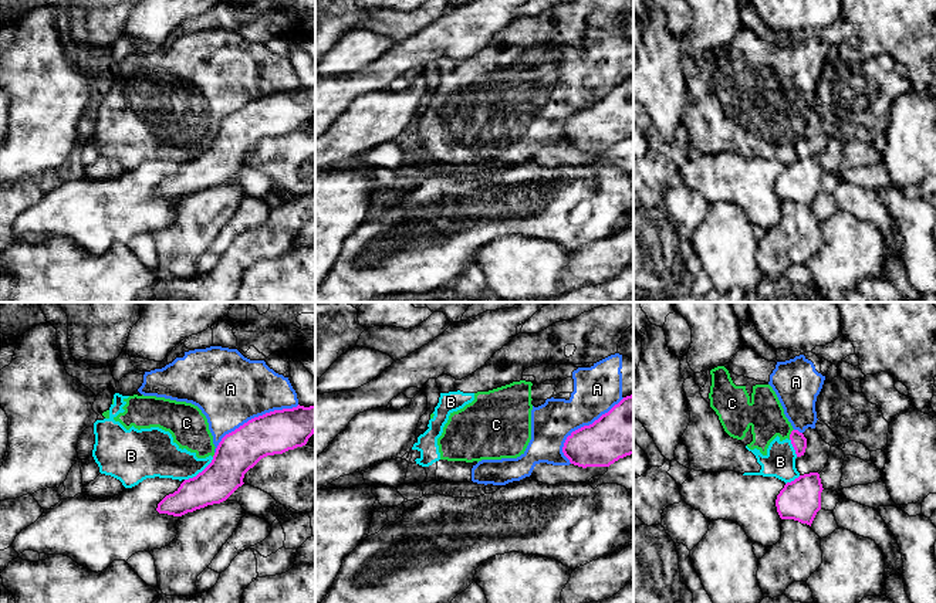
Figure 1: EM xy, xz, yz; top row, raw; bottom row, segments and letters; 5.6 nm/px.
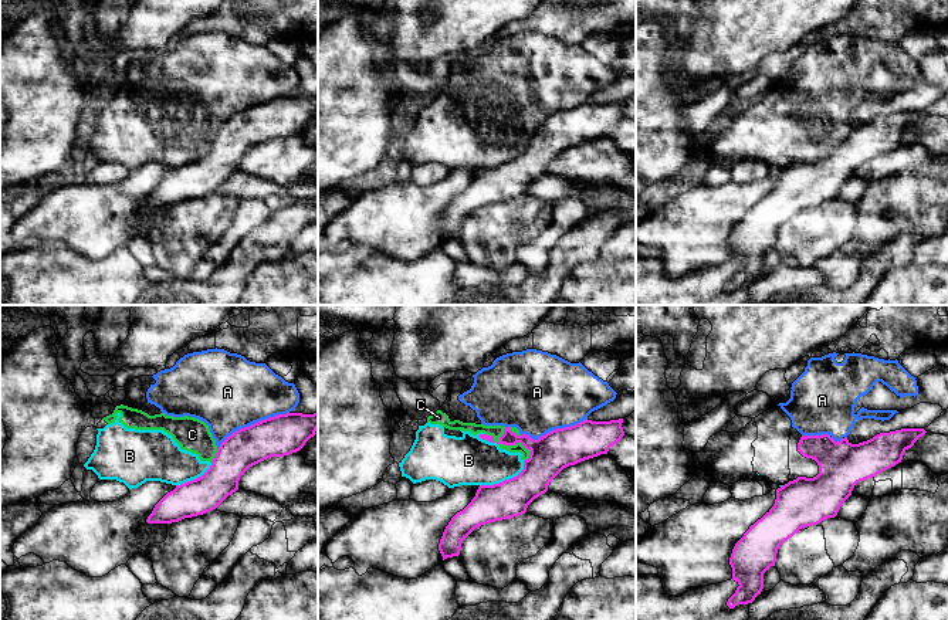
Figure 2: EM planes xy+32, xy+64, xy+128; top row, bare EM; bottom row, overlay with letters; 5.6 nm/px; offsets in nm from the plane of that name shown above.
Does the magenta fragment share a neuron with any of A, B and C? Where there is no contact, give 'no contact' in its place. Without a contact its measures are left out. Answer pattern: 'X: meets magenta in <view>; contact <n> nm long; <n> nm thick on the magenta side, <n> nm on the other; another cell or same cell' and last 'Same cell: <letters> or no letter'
A: meets magenta in xy; contact 550 nm long; 240 nm thick on the magenta side, 400 nm on the other; another cell
B: meets magenta in xy; contact 220 nm long; 240 nm thick on the magenta side, 220 nm on the other; another cell
C: meets magenta in yz; contact 70 nm long; 90 nm thick on the magenta side, 200 nm on the other; another cell
Same cell: no letter

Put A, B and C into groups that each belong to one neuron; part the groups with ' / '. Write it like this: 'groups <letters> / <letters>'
groups A B C

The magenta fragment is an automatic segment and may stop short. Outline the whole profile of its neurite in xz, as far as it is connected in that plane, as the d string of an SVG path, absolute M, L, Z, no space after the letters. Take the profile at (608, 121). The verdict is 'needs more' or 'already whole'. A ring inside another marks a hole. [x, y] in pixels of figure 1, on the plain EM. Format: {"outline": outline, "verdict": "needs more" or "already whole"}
{"outline": "M633 77L624 79L589 108L572 114L562 129L571 146L609 149L633 136Z", "verdict": "already whole"}

